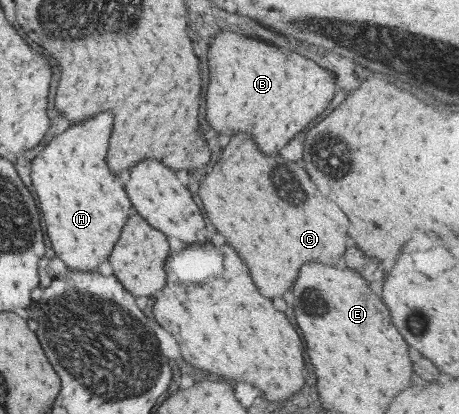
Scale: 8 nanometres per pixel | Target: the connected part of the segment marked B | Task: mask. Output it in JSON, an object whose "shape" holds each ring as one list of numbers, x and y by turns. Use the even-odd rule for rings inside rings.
{"shape":[[220,33,218,37,214,37,208,51,208,61,210,61,210,85,206,89,208,123,212,125,214,131,224,135,234,135,238,131,250,133,258,127,256,145,264,155,276,155,282,147,286,147,292,137,304,131,306,125,310,125,316,117,320,117,328,109,336,93,337,81,334,72,322,69,312,59,306,59,294,51,272,47,238,33]]}

